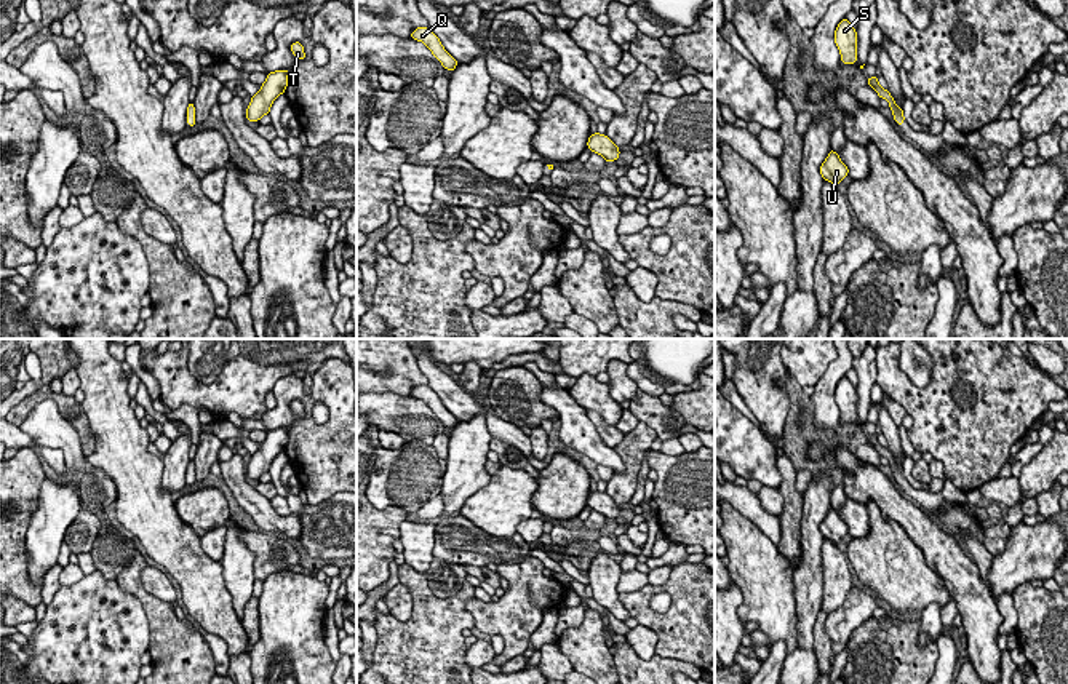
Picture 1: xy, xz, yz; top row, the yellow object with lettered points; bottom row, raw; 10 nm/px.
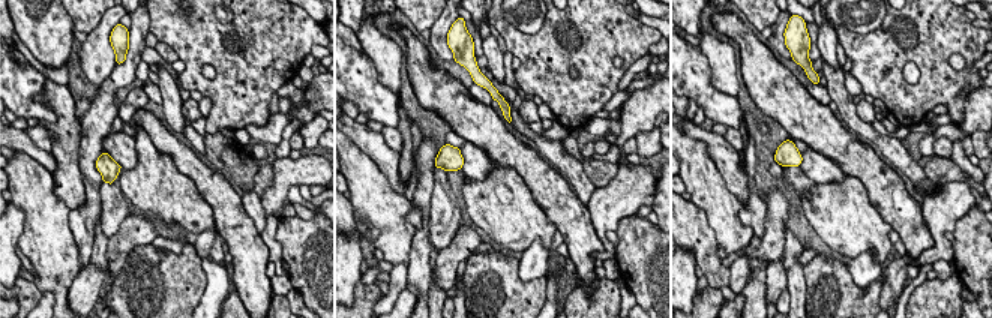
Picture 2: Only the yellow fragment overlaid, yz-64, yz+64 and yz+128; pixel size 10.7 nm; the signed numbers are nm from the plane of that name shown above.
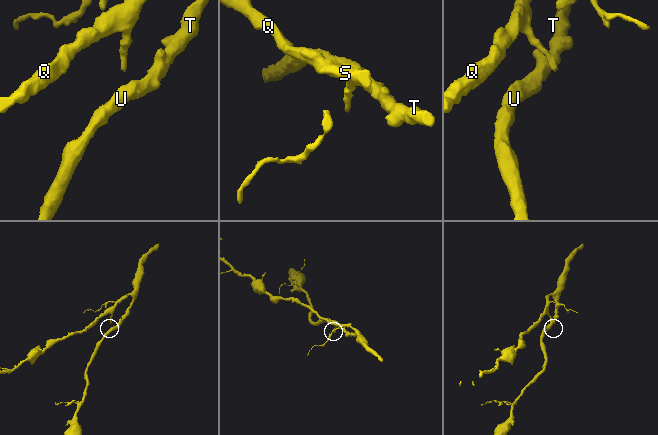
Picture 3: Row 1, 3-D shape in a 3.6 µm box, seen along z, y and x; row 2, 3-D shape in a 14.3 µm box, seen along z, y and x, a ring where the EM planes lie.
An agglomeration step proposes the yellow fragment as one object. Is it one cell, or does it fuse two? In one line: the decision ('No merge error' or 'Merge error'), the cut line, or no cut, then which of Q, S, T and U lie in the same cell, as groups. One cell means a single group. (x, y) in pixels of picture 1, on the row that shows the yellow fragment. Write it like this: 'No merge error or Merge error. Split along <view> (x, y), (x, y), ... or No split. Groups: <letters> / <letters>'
No merge error. No split. Groups: Q S T U

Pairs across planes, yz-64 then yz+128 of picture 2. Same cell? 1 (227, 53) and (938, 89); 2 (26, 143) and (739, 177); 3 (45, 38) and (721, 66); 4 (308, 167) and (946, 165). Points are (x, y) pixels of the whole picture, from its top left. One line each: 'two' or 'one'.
1: one
2: one
3: one
4: two

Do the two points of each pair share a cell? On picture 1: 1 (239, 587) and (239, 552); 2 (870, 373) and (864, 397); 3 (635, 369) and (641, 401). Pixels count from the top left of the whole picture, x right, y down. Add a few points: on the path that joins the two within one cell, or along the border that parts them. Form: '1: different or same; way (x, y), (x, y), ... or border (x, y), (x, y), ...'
1: same; way (239, 579), (239, 560)
2: same; way (867, 379), (864, 390)
3: different; border (638, 387), (657, 398)

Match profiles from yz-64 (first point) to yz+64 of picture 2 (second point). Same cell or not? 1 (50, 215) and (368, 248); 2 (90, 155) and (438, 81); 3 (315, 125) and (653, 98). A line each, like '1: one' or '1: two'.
1: two
2: two
3: two

